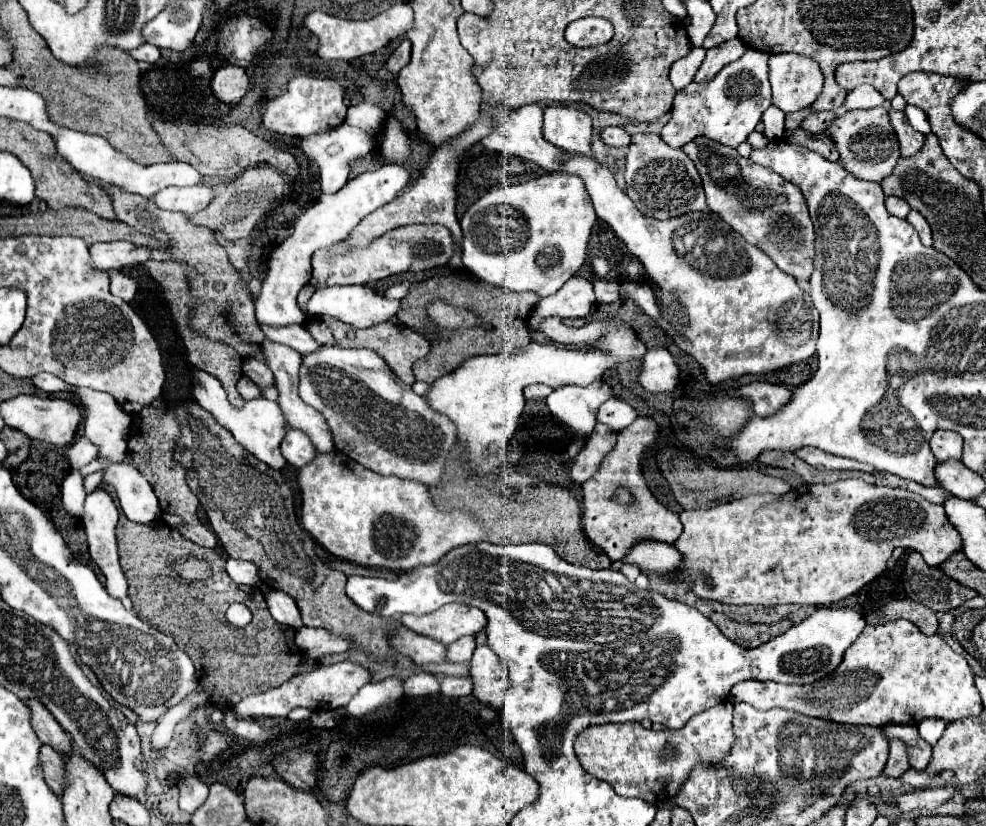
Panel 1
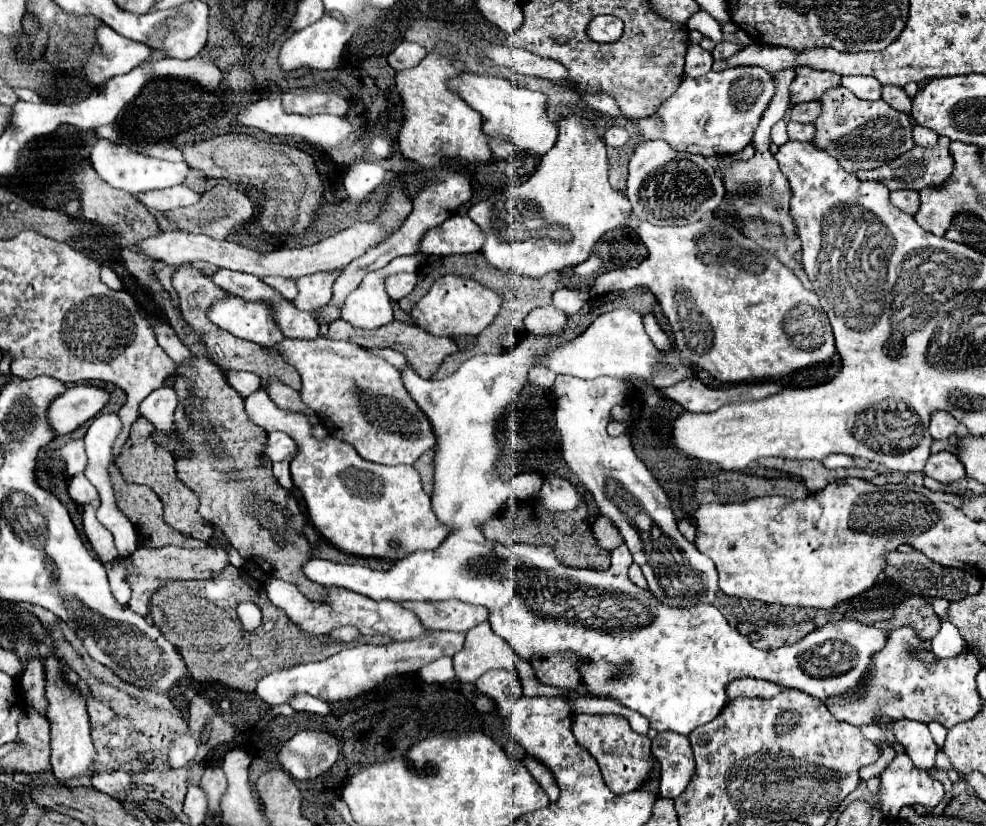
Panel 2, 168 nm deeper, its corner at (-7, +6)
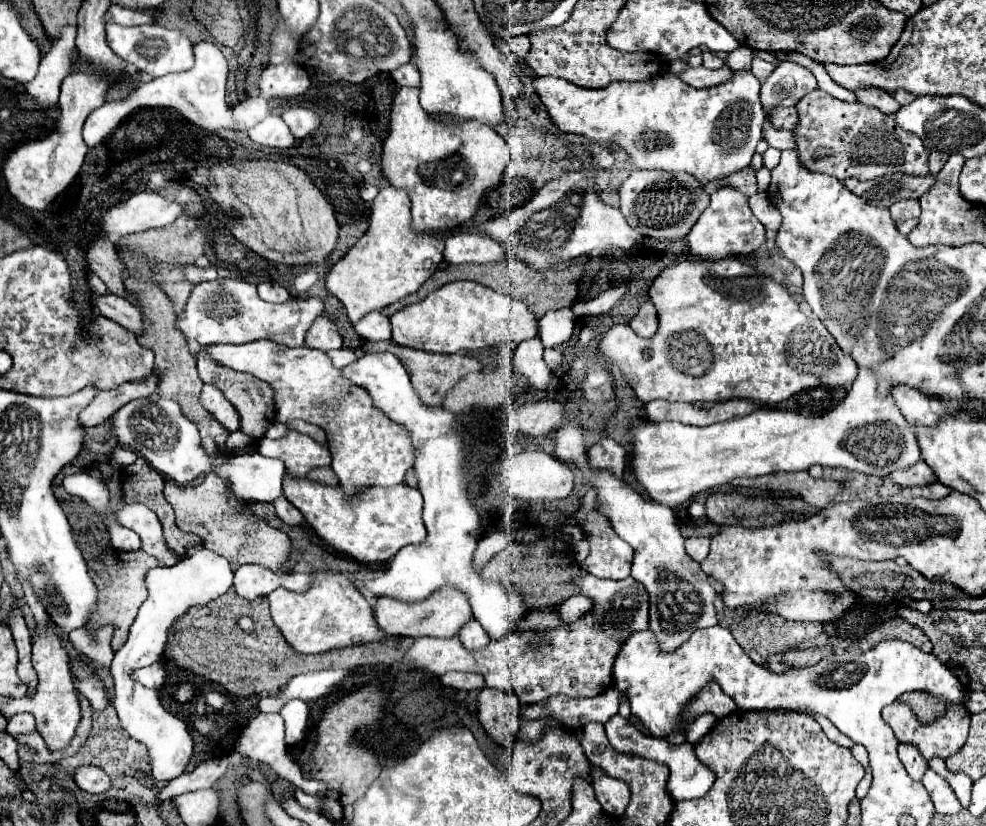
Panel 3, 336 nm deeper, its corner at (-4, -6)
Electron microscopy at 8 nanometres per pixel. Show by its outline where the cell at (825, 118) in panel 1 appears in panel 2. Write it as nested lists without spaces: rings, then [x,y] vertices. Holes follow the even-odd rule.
[[[813,100],[813,102],[807,102],[807,104],[791,106],[789,112],[787,112],[787,118],[795,120],[795,122],[815,122],[819,112],[821,112],[821,102]]]

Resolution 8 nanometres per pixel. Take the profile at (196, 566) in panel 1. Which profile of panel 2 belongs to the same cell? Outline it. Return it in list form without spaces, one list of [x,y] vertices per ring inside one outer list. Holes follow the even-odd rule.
[[[139,546],[131,556],[125,558],[125,568],[127,568],[127,580],[131,586],[131,600],[129,608],[137,612],[139,616],[149,614],[149,600],[153,592],[161,586],[165,586],[171,580],[199,580],[199,578],[213,578],[217,576],[225,566],[227,566],[227,552],[221,548],[179,548],[179,546],[163,546],[163,548],[147,548]]]

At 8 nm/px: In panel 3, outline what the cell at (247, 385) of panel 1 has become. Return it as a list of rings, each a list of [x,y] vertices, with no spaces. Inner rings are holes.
[[[206,384],[206,386],[202,388],[200,402],[202,402],[204,408],[206,408],[212,416],[216,416],[216,420],[220,420],[230,432],[234,432],[234,430],[240,428],[240,416],[238,416],[238,412],[236,412],[236,408],[226,400],[226,396],[224,396],[218,388]]]

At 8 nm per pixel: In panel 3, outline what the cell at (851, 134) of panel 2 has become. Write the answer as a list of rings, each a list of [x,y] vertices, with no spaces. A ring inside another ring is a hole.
[[[822,90],[806,94],[796,108],[800,116],[798,128],[794,130],[796,150],[802,164],[812,168],[812,172],[830,174],[842,182],[846,178],[870,180],[894,172],[912,176],[928,174],[928,150],[918,136],[900,128],[894,116],[882,114],[876,108],[866,108],[860,102],[848,104],[836,100]]]

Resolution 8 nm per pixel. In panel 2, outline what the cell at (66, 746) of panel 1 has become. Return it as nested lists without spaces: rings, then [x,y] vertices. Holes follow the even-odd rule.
[[[29,660],[25,666],[25,674],[21,678],[21,688],[25,692],[25,700],[39,712],[45,714],[45,670],[43,660]]]

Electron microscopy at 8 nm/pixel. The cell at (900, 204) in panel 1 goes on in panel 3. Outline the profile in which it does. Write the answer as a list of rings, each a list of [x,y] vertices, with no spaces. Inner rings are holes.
[[[900,200],[890,206],[890,214],[892,214],[896,228],[906,236],[918,224],[920,204],[918,200]]]

